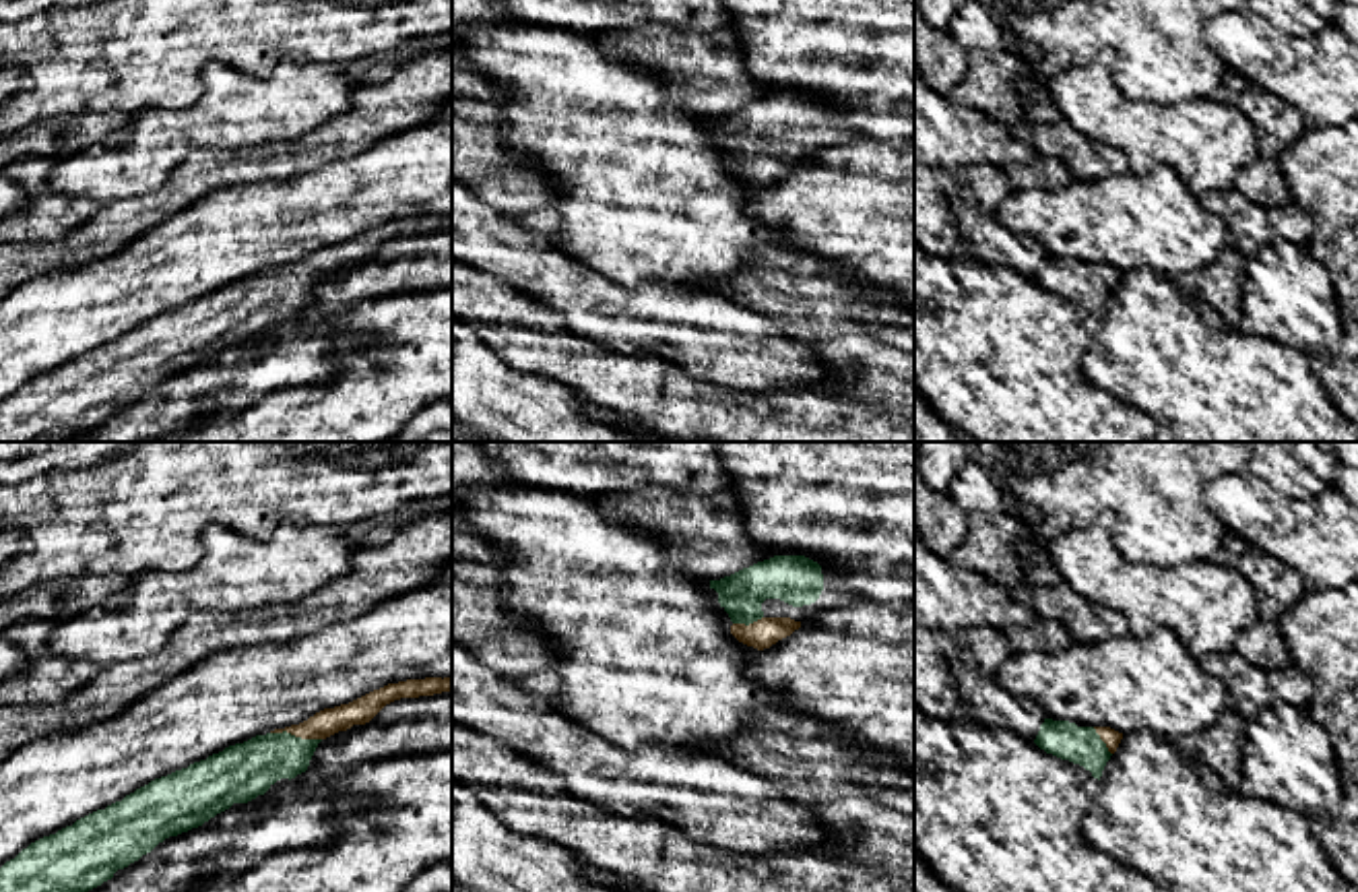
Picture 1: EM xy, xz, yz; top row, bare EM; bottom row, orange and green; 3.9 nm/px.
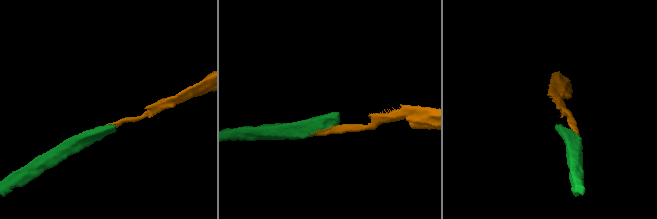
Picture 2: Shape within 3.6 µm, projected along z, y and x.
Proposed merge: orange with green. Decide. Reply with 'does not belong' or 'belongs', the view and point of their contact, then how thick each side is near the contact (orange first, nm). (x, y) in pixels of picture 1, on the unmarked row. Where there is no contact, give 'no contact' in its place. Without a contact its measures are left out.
belongs; meets orange in xy at (296, 273); 110 nm thick on the orange side, 220 nm on the other

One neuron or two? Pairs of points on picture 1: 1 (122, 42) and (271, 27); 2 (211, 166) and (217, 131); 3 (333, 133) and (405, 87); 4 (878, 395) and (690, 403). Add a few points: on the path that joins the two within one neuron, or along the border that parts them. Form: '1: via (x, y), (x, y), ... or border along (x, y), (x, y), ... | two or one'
1: via (159, 40), (182, 27), (234, 27) | one
2: border along (236, 151), (195, 149), (172, 172) | two
3: via (351, 129), (364, 124), (386, 106) | one
4: border along (847, 397), (859, 401) | two

